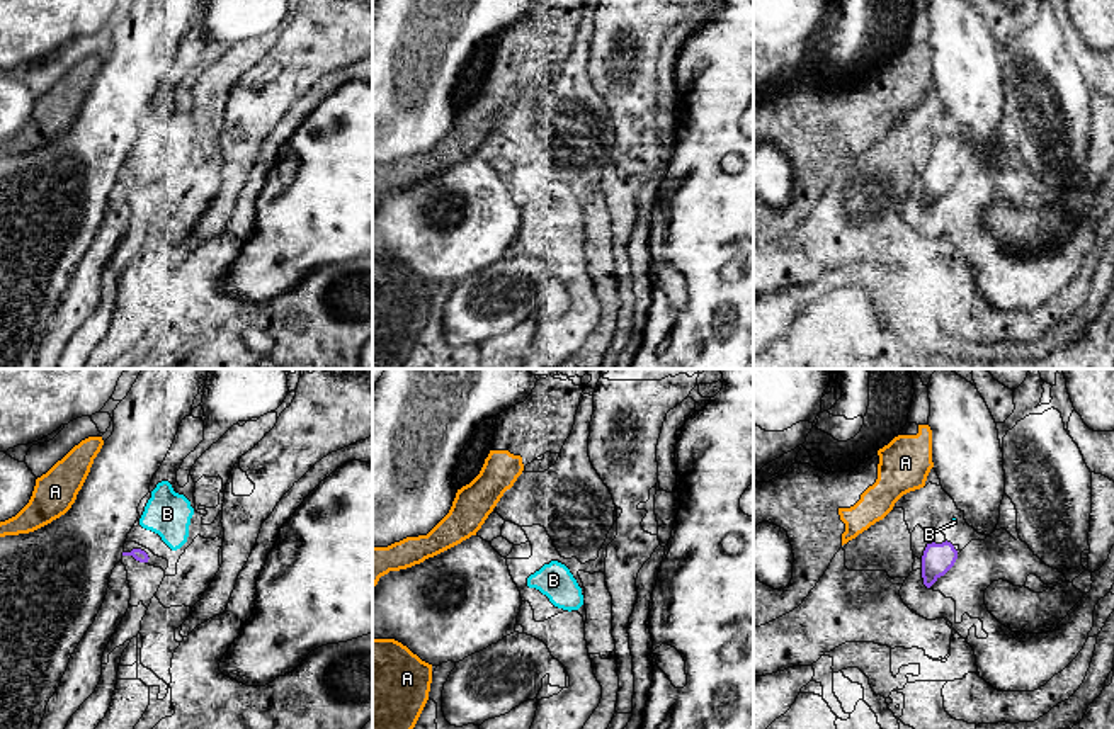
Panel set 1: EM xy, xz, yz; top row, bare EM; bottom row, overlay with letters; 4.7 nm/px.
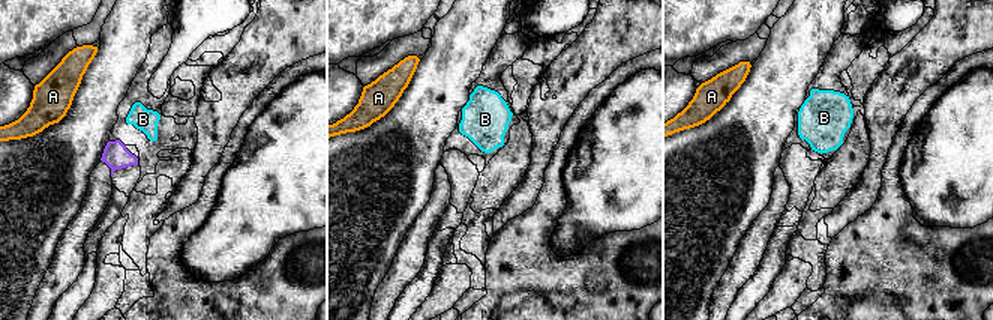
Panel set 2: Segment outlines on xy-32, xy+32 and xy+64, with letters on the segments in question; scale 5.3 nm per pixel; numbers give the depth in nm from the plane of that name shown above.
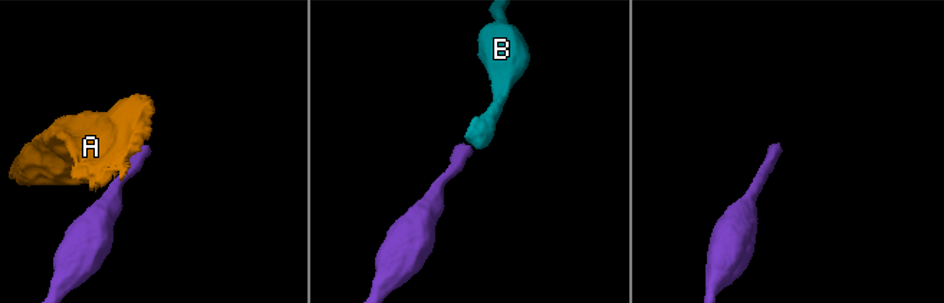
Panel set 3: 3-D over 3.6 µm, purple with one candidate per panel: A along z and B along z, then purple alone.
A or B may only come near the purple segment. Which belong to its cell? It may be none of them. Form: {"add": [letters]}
{"add": ["B"]}

